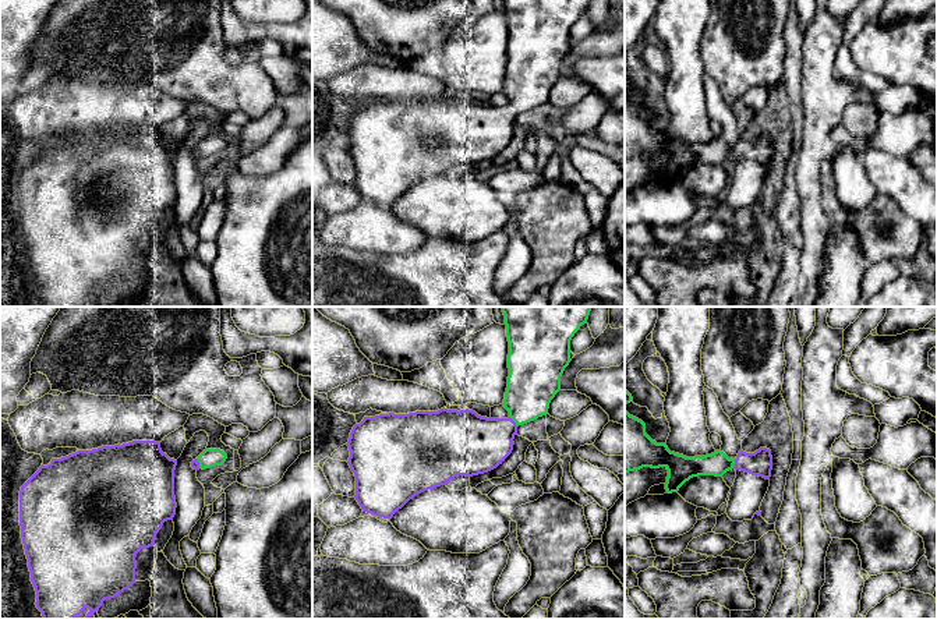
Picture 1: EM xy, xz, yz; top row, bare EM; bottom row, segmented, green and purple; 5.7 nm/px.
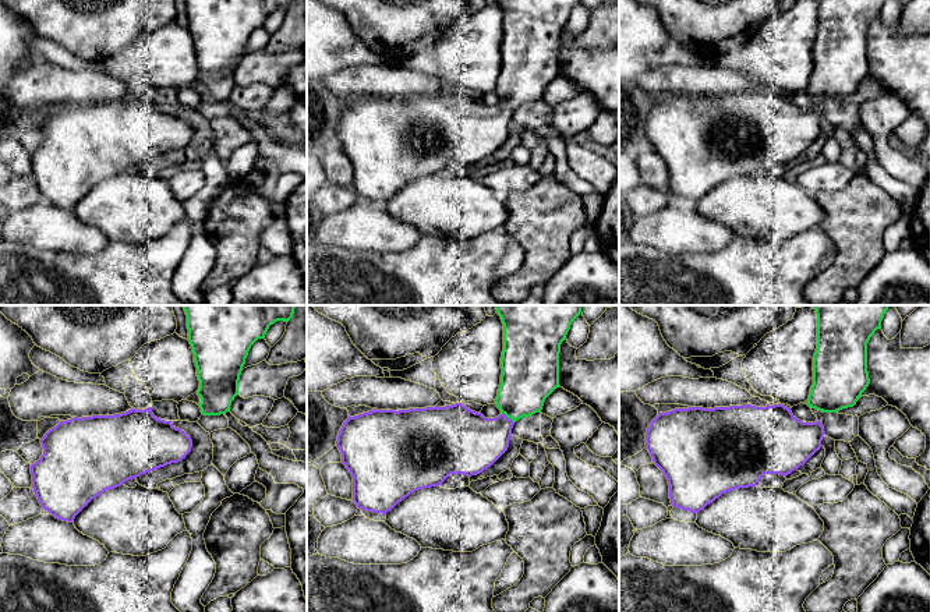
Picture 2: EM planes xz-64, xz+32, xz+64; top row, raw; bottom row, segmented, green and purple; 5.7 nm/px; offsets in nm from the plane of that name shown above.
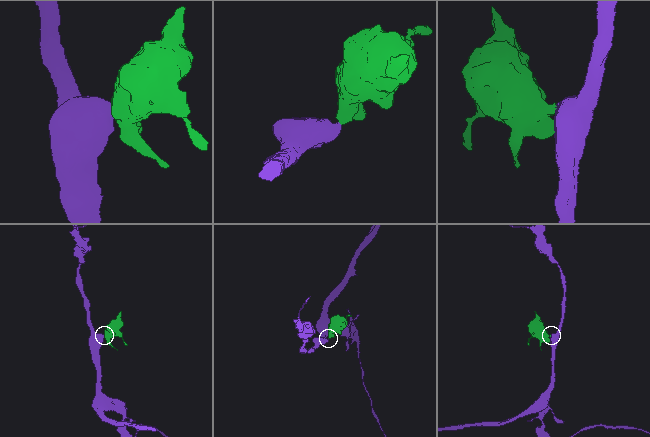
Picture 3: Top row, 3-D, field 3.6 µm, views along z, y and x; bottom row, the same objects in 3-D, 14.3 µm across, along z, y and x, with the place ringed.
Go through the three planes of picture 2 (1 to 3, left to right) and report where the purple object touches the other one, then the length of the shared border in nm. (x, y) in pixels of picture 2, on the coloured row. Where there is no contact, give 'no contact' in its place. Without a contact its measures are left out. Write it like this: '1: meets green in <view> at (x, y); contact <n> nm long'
1: no contact
2: meets green in xz+32 at (508, 417); contact 90 nm long
3: no contact

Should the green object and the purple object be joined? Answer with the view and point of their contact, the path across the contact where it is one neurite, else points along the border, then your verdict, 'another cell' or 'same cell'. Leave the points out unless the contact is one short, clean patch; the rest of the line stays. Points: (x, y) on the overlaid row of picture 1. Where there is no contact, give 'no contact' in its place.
contact xz (513, 420); way xz (533, 382), (520, 413), (513, 420), (490, 441), (477, 444); same cell

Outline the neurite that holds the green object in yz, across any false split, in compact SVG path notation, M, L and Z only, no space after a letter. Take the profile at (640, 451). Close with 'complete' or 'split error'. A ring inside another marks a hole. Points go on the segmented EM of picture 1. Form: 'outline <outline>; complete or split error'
outline M625 389L625 473L643 467L665 467L668 470L665 482L668 494L678 492L693 477L722 477L732 468L770 480L772 470L770 449L760 448L754 453L739 450L735 459L729 459L721 450L706 456L686 457L671 452L666 443L653 441L646 434L646 424L626 411L626 404L630 402L633 397Z; split error

